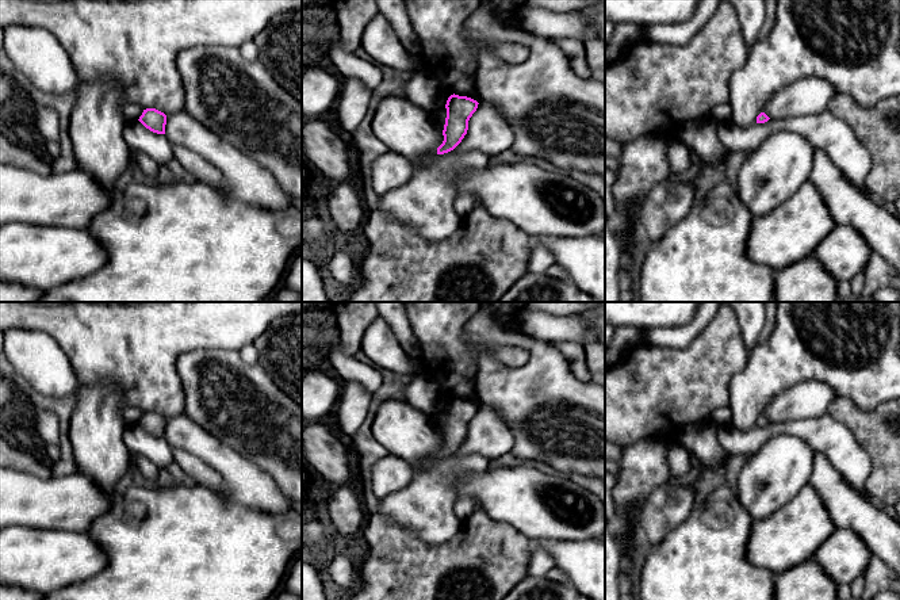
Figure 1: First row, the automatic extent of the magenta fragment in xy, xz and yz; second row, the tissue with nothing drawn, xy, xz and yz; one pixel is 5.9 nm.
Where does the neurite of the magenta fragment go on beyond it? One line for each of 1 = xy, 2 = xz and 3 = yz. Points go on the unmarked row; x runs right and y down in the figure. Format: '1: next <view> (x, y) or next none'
1: next none
2: next none
3: next none

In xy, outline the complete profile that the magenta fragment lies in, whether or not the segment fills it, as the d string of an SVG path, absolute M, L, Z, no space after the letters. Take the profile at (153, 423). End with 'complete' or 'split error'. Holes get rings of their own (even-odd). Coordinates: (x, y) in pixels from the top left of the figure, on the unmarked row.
M146 412L138 424L150 435L165 437L166 419L164 416L156 412Z; complete

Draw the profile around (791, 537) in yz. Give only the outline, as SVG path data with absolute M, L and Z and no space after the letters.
M808 484L767 519L752 524L747 559L774 576L811 559L836 526L816 489Z

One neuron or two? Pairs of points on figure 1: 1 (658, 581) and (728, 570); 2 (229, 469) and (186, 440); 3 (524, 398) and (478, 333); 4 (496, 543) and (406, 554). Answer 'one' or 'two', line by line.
1: one
2: one
3: one
4: one

